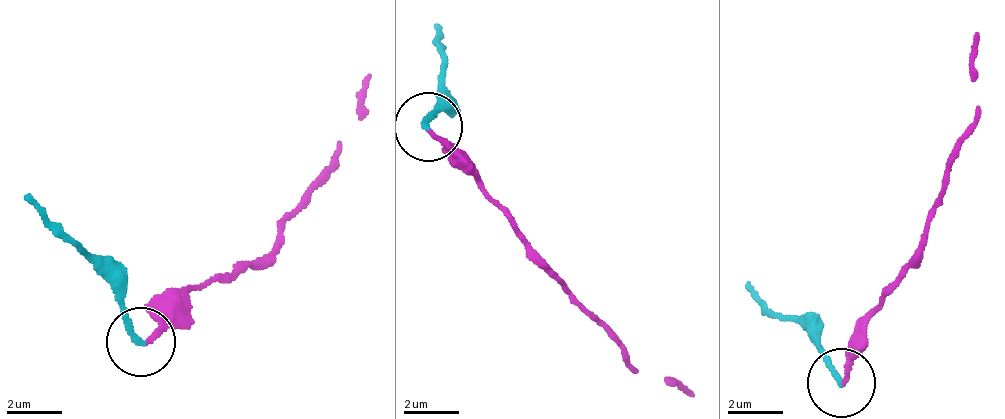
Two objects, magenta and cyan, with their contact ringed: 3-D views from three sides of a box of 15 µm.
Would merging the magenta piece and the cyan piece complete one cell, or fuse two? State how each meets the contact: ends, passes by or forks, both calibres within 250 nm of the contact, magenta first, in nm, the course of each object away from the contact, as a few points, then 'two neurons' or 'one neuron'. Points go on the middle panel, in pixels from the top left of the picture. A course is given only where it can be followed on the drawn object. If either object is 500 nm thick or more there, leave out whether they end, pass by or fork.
magenta ends; cyan ends; calibres 180 and 200 nm; course magenta (427, 129), (565, 282), (634, 373), (662, 375), (691, 397); course cyan (427, 129), (447, 61), (440, 27); two neurons

